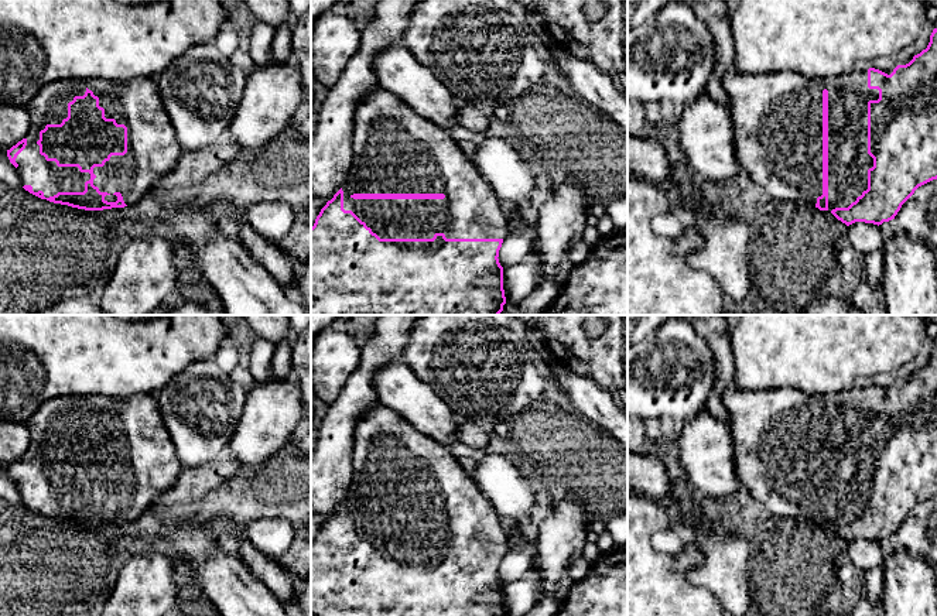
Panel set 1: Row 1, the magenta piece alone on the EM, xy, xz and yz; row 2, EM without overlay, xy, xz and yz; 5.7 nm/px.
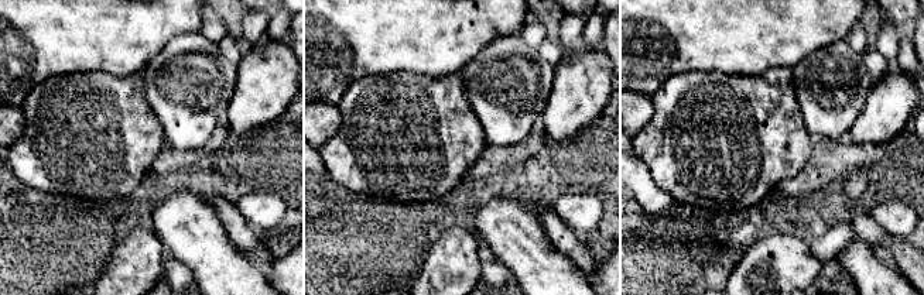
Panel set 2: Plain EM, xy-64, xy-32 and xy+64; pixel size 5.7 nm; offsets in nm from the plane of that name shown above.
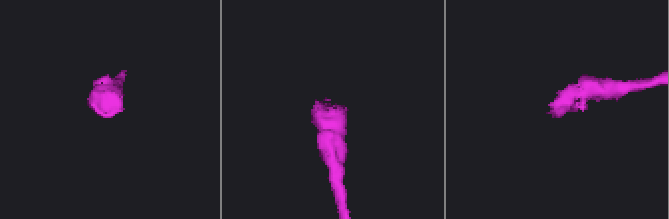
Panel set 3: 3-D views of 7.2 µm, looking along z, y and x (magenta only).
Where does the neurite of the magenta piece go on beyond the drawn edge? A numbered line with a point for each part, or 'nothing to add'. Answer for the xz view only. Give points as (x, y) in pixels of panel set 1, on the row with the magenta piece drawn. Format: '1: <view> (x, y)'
1: xz (395, 150)

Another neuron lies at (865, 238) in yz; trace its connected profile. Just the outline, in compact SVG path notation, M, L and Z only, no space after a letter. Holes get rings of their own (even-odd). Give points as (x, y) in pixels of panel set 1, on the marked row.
M855 222L849 225L848 239L852 247L862 254L882 249L885 242L880 227L865 222Z

